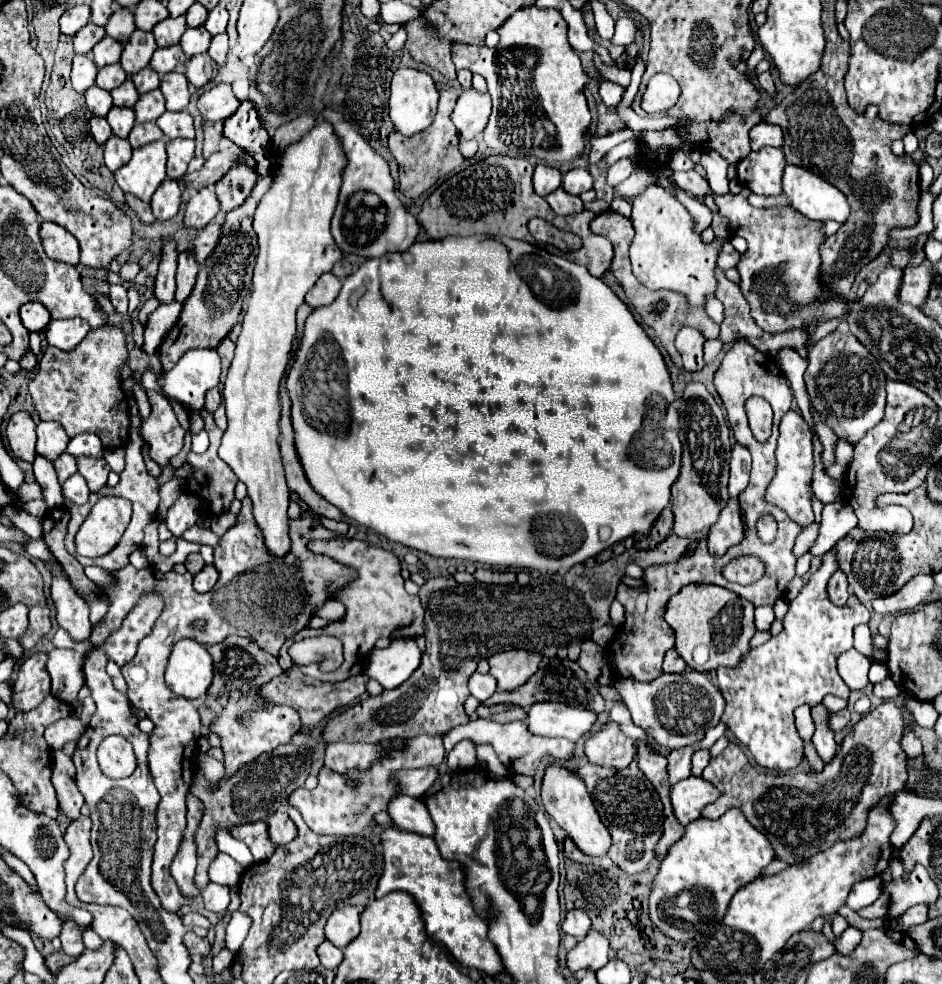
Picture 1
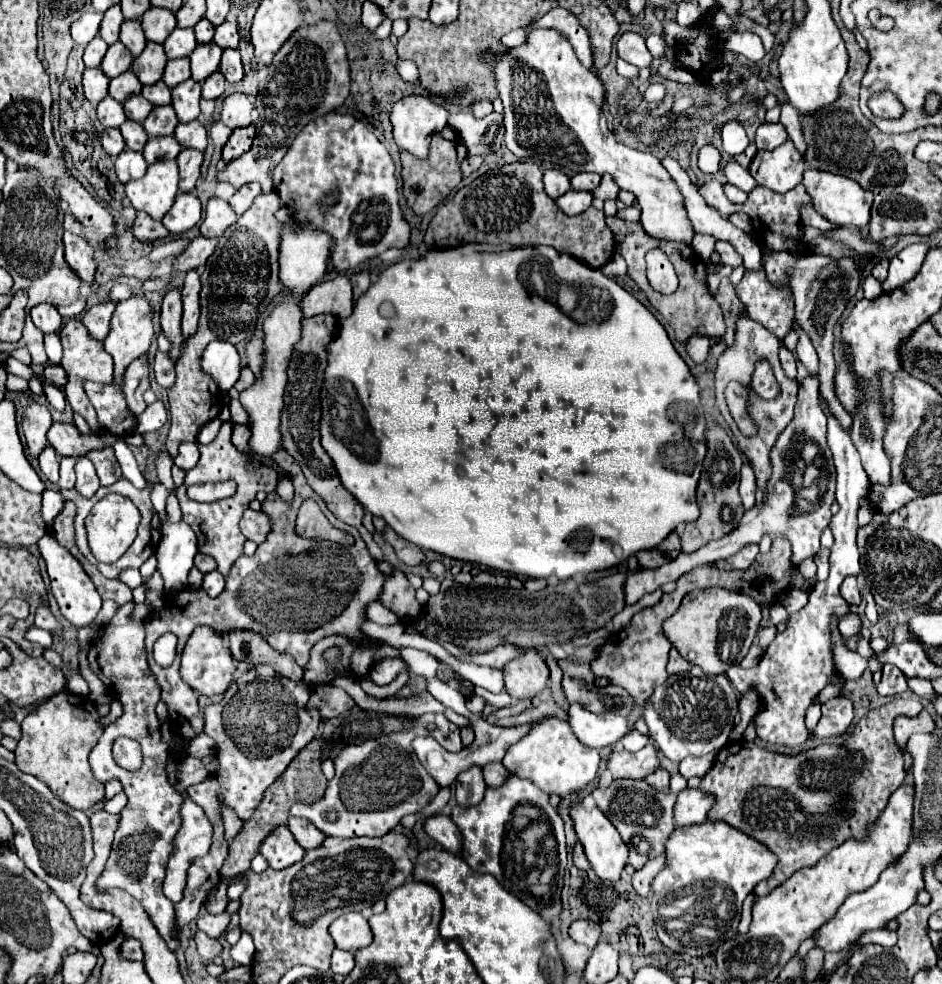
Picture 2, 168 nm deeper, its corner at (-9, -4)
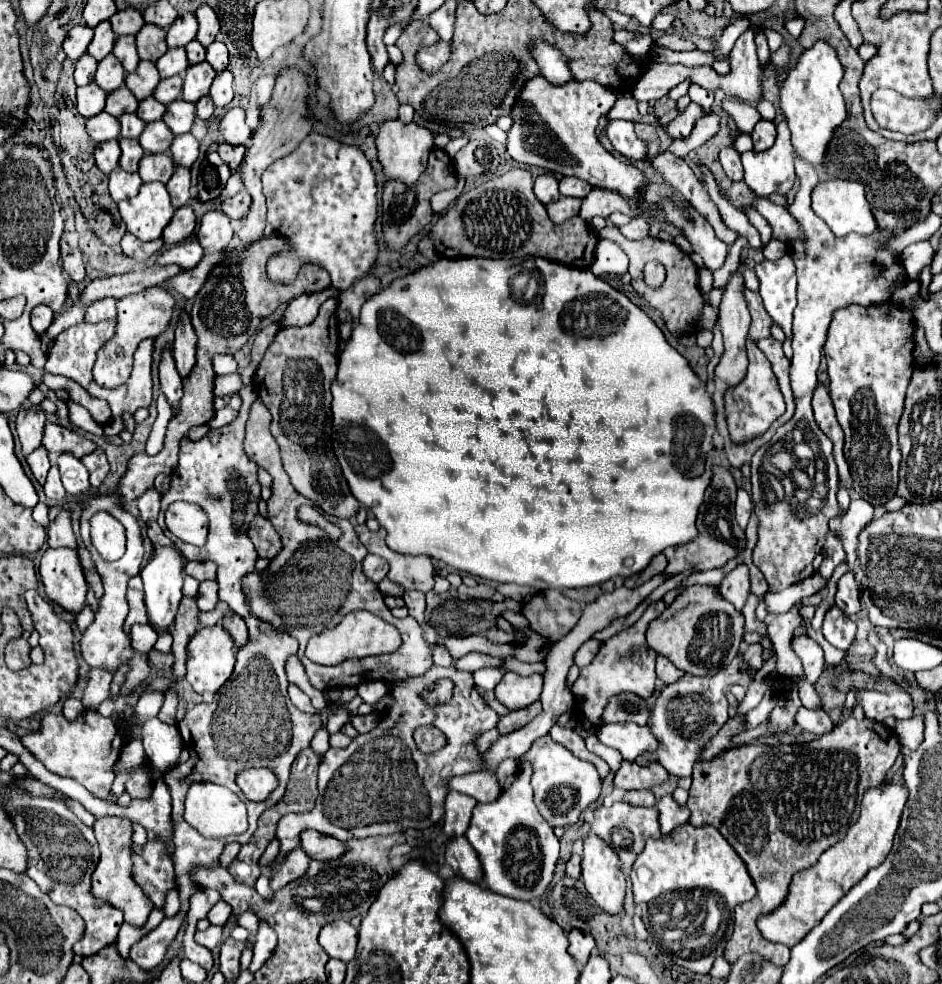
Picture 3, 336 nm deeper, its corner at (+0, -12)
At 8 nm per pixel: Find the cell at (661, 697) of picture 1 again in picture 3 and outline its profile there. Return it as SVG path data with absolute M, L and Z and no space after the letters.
M684 674L678 682L666 686L658 694L648 720L650 732L656 736L656 740L660 740L658 750L650 756L652 762L662 764L668 770L668 774L674 776L680 776L680 768L682 770L690 766L694 768L694 764L700 760L710 740L718 734L718 730L728 720L728 700L724 694L724 686L726 680L720 674L706 676L706 678Z

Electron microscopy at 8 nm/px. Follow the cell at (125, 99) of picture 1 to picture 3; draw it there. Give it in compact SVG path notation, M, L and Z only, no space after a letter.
M122 114L118 120L122 124L124 138L138 138L140 132L144 130L144 122L136 114Z

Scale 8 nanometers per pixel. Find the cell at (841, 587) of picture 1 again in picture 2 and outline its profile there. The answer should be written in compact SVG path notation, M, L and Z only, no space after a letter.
M847 576L841 584L841 596L849 602L849 604L859 604L861 602L861 594L859 594L859 586L857 586L857 578L855 576Z

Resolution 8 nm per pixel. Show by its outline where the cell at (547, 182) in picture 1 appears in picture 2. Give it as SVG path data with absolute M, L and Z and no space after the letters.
M547 170L545 176L543 176L543 182L545 182L545 192L553 200L557 200L559 196L563 196L571 188L569 178L563 172L559 172L559 170Z

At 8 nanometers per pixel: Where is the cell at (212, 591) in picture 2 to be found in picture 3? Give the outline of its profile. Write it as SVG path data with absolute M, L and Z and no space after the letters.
M208 580L208 582L202 582L200 588L198 588L198 594L196 594L196 602L198 602L198 608L200 610L212 610L218 602L218 584L214 580Z

